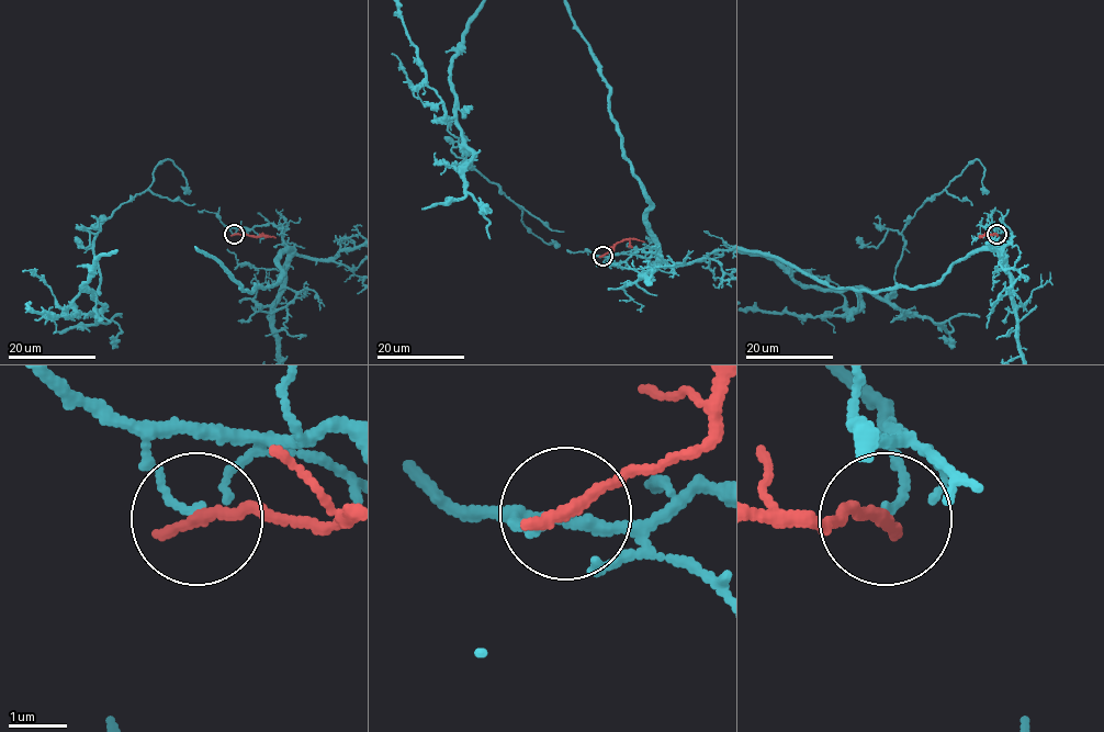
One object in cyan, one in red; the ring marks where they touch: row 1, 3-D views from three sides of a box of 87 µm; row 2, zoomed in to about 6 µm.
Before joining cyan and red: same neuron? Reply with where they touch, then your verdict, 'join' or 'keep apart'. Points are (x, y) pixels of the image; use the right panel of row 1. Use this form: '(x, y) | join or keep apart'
(997, 234) | keep apart

